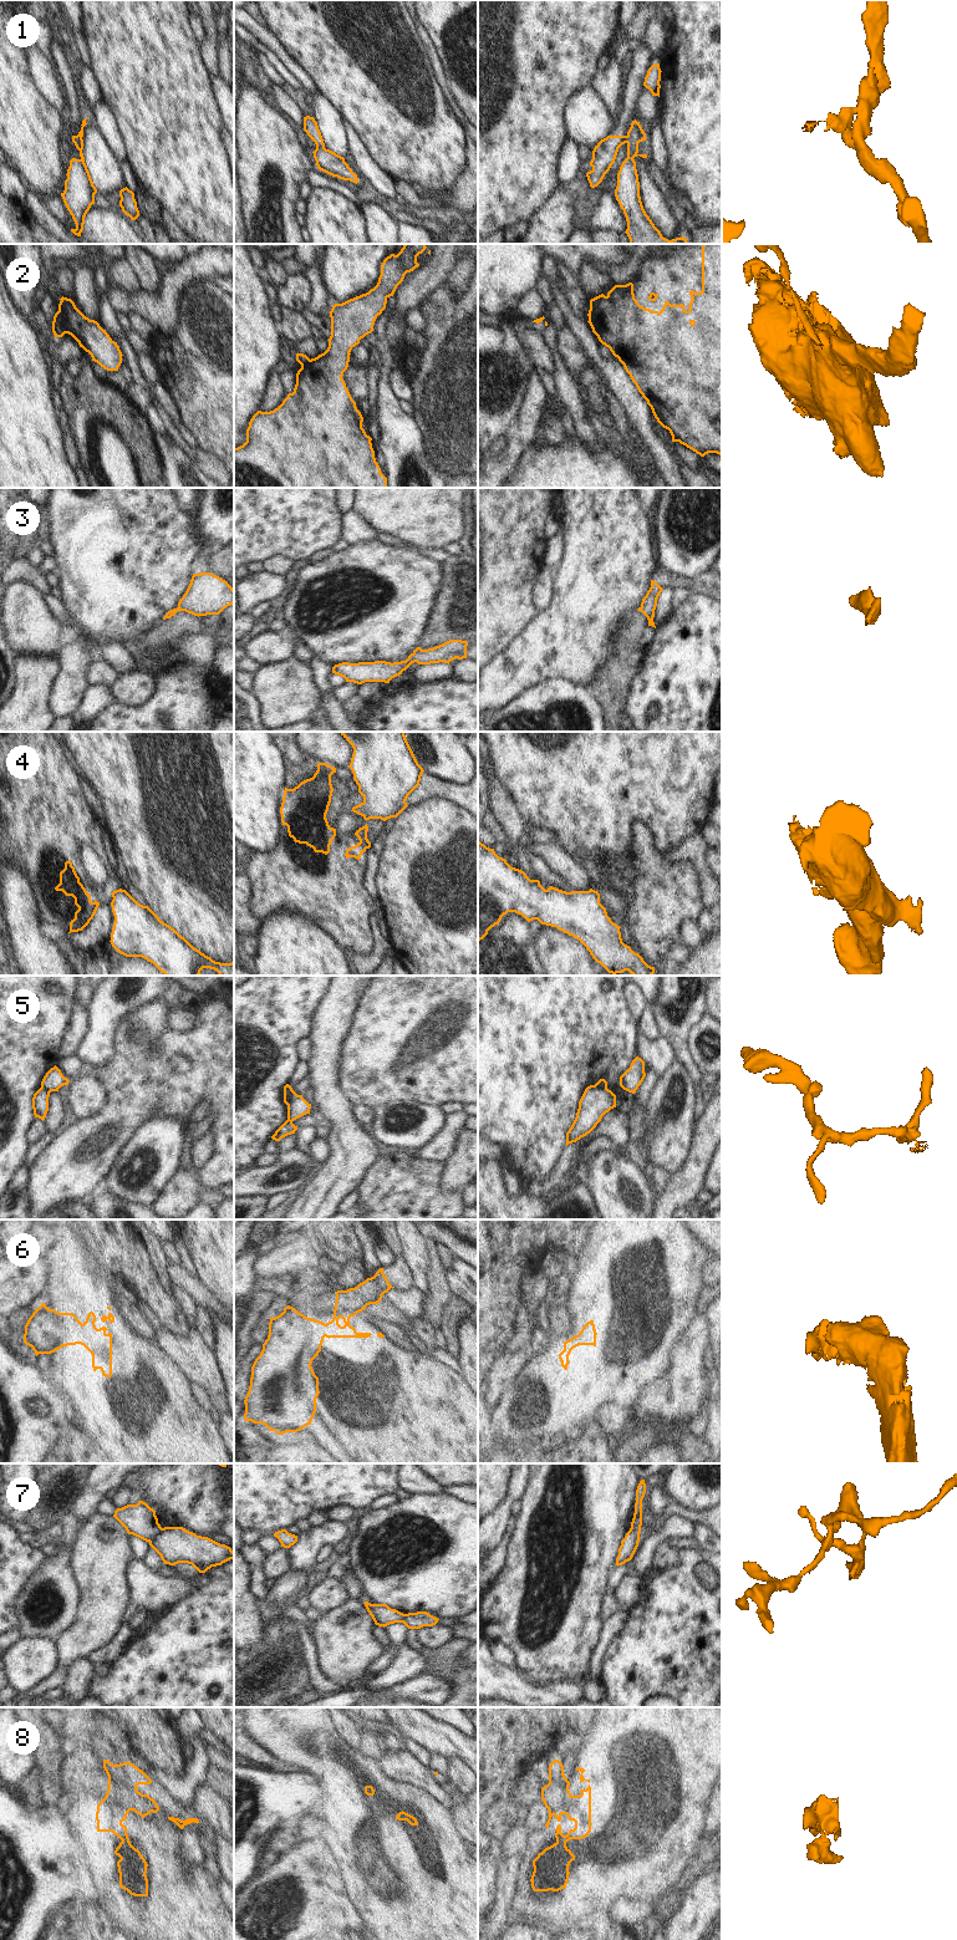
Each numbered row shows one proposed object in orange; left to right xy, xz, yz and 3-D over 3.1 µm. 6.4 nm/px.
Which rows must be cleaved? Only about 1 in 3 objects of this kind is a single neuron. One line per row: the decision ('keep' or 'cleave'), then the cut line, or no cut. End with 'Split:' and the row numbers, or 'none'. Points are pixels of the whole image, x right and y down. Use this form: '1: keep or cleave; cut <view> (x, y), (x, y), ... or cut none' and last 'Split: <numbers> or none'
1: cleave; cut xz (316, 147), (324, 148)
2: cleave; cut xy (57, 311), (61, 326), (66, 332)
3: keep; cut none
4: cleave; cut xz (360, 841), (366, 848)
5: cleave; cut xz (291, 1089), (285, 1103)
6: keep; cut none
7: cleave; cut xy (162, 1528), (149, 1542)
8: cleave; cut yz (556, 1841), (565, 1843)
Split: 1, 2, 4, 5, 7, 8

